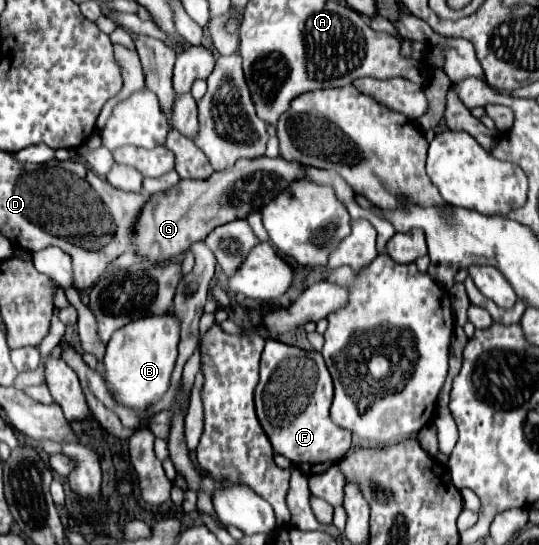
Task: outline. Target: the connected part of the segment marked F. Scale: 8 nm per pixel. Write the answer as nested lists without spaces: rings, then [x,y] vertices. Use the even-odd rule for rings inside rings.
[[[268,339],[262,353],[262,361],[260,361],[260,383],[256,385],[256,415],[274,447],[274,453],[290,459],[292,465],[300,469],[304,475],[324,473],[324,469],[330,469],[340,459],[344,459],[344,455],[350,449],[352,433],[348,433],[348,429],[340,429],[338,425],[330,421],[328,417],[330,403],[332,403],[332,377],[326,369],[322,355],[318,351],[304,351],[304,349]]]

